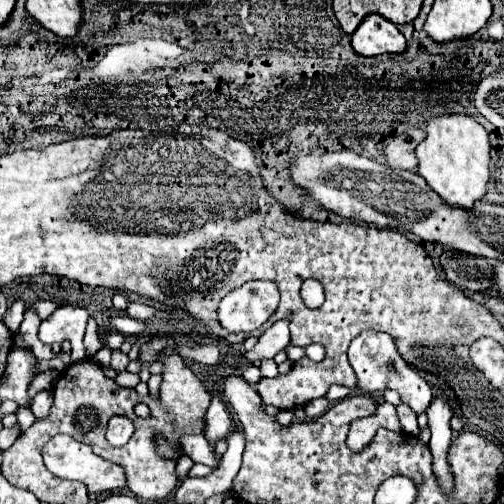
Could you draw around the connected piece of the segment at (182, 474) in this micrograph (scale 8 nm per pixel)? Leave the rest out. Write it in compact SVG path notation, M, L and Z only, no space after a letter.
M183 454L179 460L177 460L177 476L179 476L179 482L181 480L185 480L187 478L187 472L191 470L191 466L193 466L193 460L187 456L187 454Z

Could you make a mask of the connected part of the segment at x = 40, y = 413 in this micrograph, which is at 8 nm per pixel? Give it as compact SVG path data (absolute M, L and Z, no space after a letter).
M43 390L43 392L39 392L39 394L33 398L33 402L31 402L31 412L35 414L37 420L43 420L43 418L47 418L51 404L53 404L53 394L51 394L49 390Z

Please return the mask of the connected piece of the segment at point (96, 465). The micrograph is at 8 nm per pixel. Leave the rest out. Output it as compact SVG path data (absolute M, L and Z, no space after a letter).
M57 434L57 436L53 436L45 444L45 448L43 448L43 460L45 460L45 466L49 468L49 472L53 472L55 476L83 482L87 486L89 494L113 492L113 490L119 490L119 488L123 488L127 484L121 466L117 466L117 464L113 464L113 462L97 456L87 444L77 442L71 436L67 436L67 434Z

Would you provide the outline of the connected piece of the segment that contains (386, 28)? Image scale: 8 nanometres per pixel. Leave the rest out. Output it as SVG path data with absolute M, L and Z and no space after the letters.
M379 14L365 16L363 24L359 24L359 28L351 34L351 44L361 56L403 52L407 46L399 28Z

